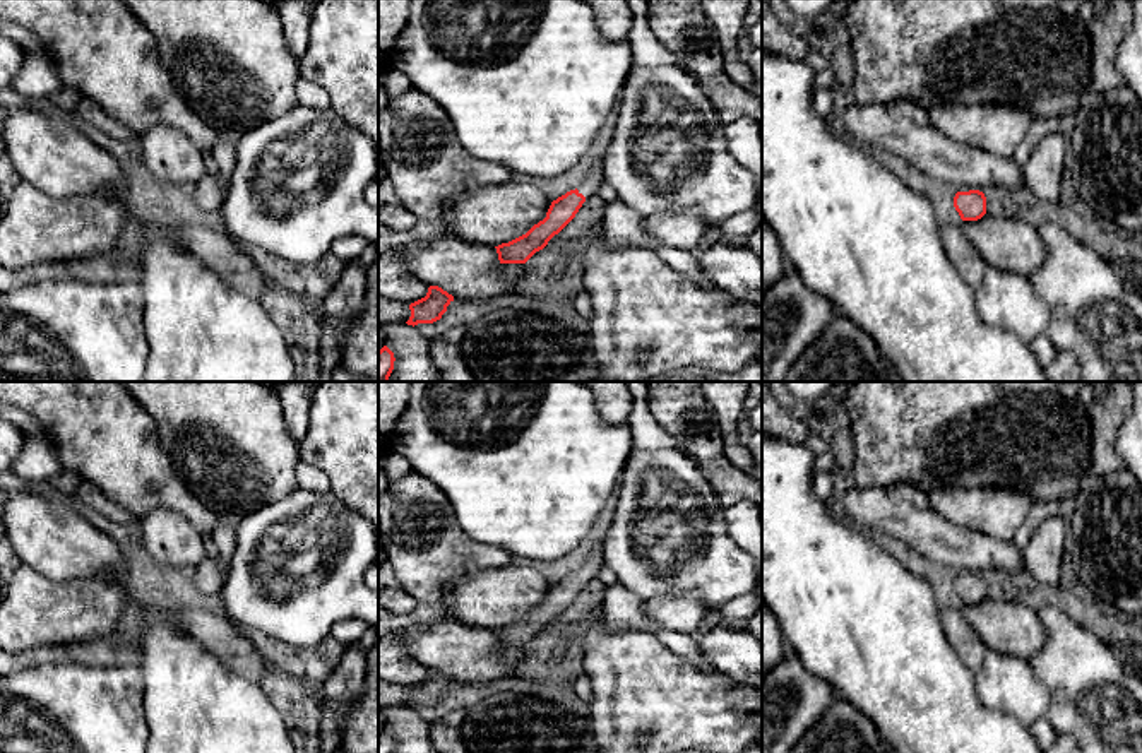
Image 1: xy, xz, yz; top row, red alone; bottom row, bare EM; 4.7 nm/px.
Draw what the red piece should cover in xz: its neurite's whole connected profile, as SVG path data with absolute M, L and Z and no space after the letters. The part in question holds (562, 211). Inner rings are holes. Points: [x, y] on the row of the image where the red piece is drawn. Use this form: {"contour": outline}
{"contour": "M599 163L579 188L551 202L543 221L526 234L495 246L500 264L526 264L536 252L543 250L575 217L582 204L599 190L601 181L603 164Z"}

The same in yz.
{"contour": "M979 190L957 192L954 207L962 221L978 221L986 214L986 197Z"}

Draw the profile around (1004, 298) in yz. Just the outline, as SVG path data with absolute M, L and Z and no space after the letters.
M988 265L974 289L974 303L986 325L1012 332L1026 346L1046 332L1048 305L1032 289L1029 277Z

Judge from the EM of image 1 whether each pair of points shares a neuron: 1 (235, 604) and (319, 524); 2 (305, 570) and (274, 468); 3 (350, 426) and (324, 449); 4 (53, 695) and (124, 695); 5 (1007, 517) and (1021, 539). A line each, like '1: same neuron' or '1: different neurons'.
1: same neuron
2: different neurons
3: same neuron
4: same neuron
5: different neurons

